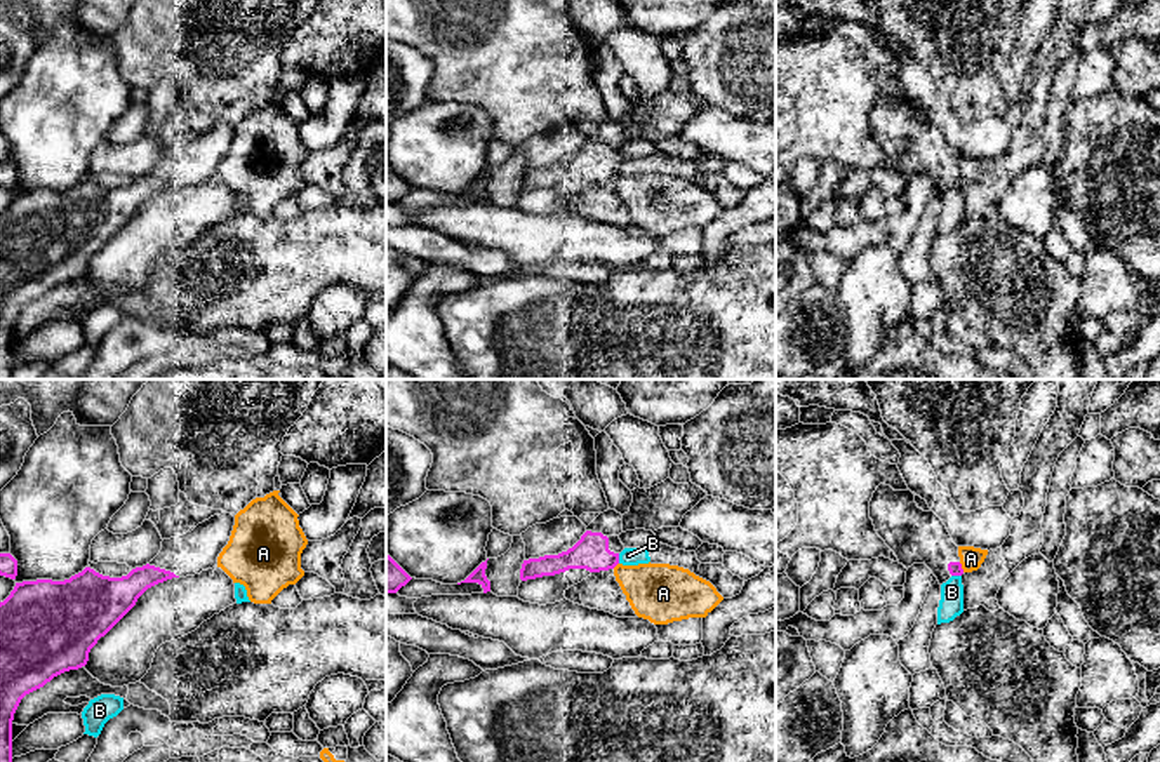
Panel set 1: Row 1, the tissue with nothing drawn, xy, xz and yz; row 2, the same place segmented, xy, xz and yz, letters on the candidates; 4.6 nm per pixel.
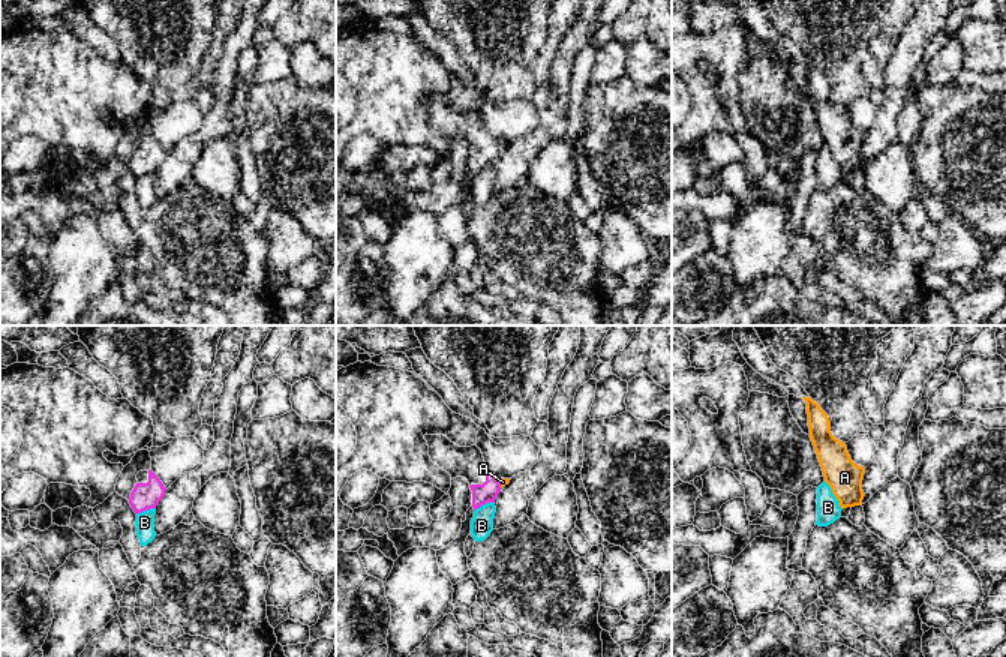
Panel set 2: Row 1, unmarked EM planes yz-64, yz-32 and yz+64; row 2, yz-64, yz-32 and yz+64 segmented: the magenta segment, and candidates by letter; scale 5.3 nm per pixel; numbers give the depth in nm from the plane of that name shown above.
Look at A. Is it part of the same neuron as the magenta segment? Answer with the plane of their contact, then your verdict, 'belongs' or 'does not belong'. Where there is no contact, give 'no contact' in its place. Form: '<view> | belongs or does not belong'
yz | does not belong

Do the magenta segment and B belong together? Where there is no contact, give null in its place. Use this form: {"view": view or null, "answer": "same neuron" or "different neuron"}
{"view": "xz", "answer": "different neuron"}

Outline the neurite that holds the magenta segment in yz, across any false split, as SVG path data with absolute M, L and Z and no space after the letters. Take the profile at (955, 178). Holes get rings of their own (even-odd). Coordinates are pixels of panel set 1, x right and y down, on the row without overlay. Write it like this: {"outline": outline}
{"outline": "M880 94L870 111L870 129L906 179L925 174L939 195L963 184L958 157L946 136L934 122L918 118L911 101L894 101Z"}

